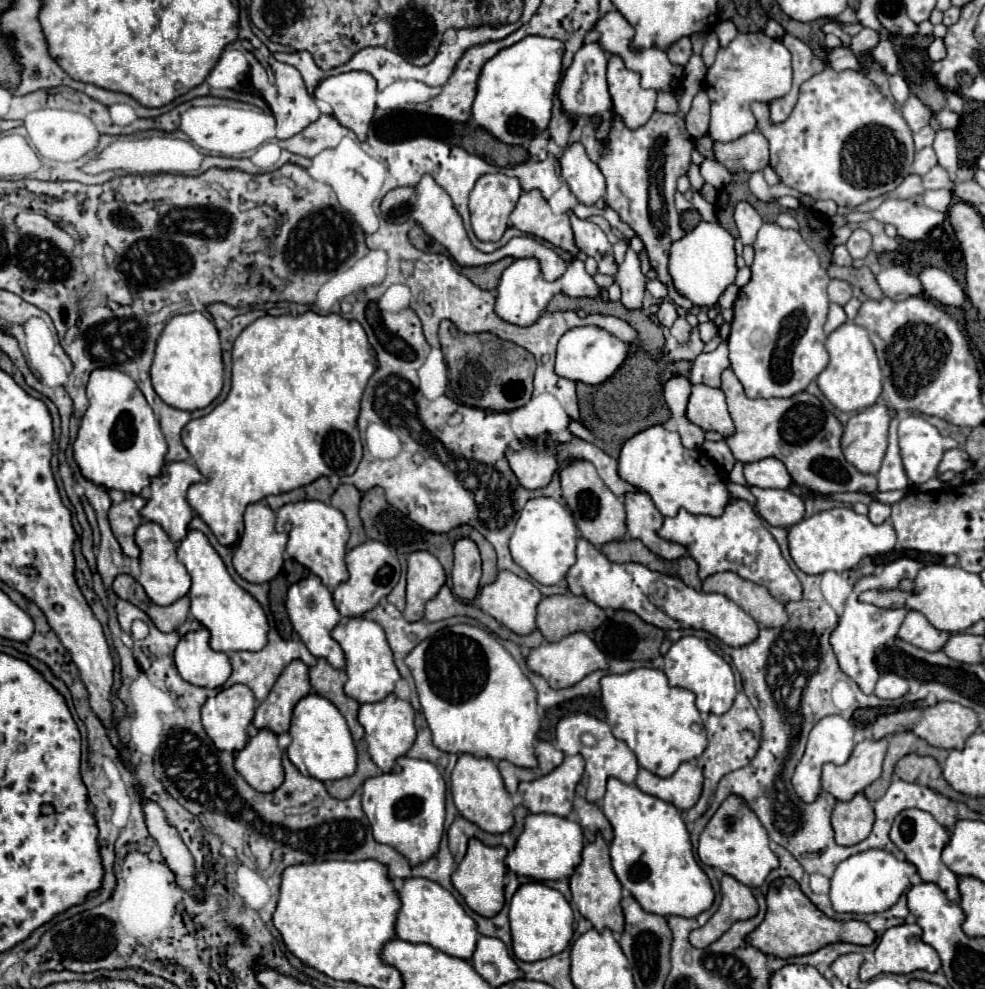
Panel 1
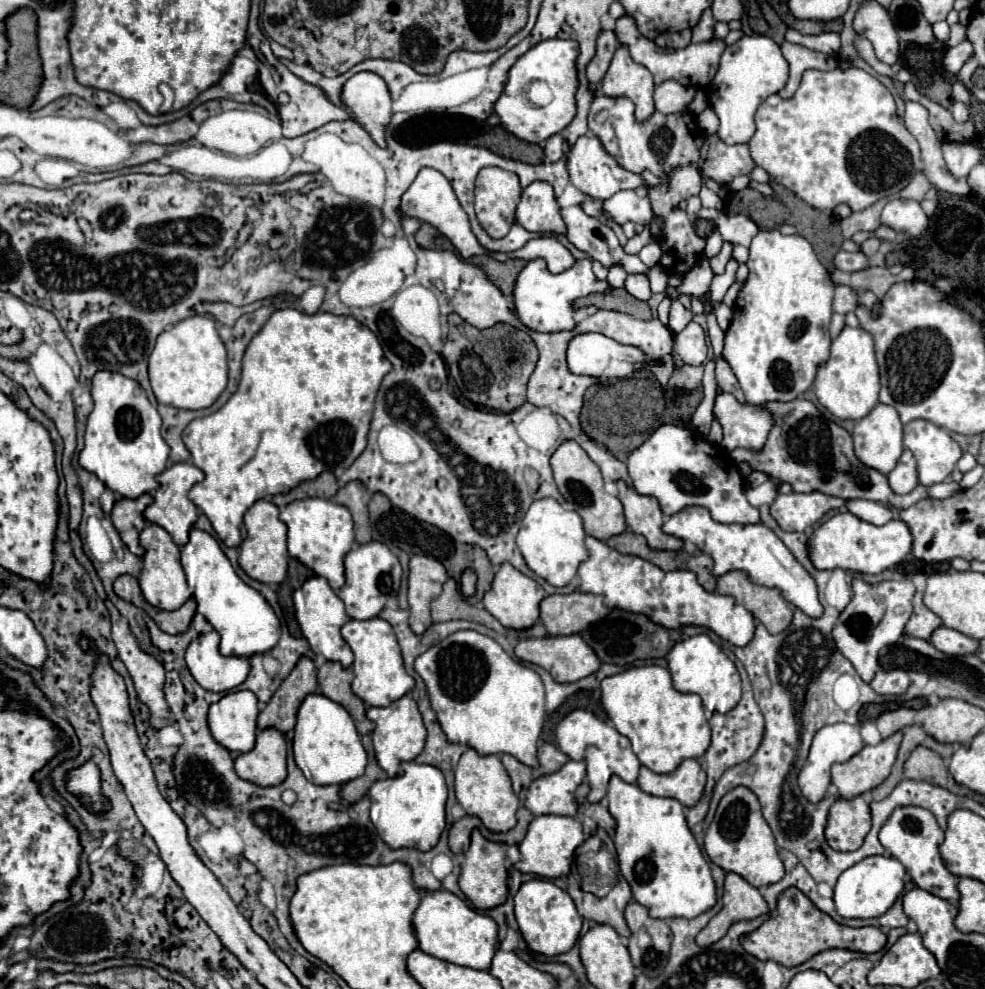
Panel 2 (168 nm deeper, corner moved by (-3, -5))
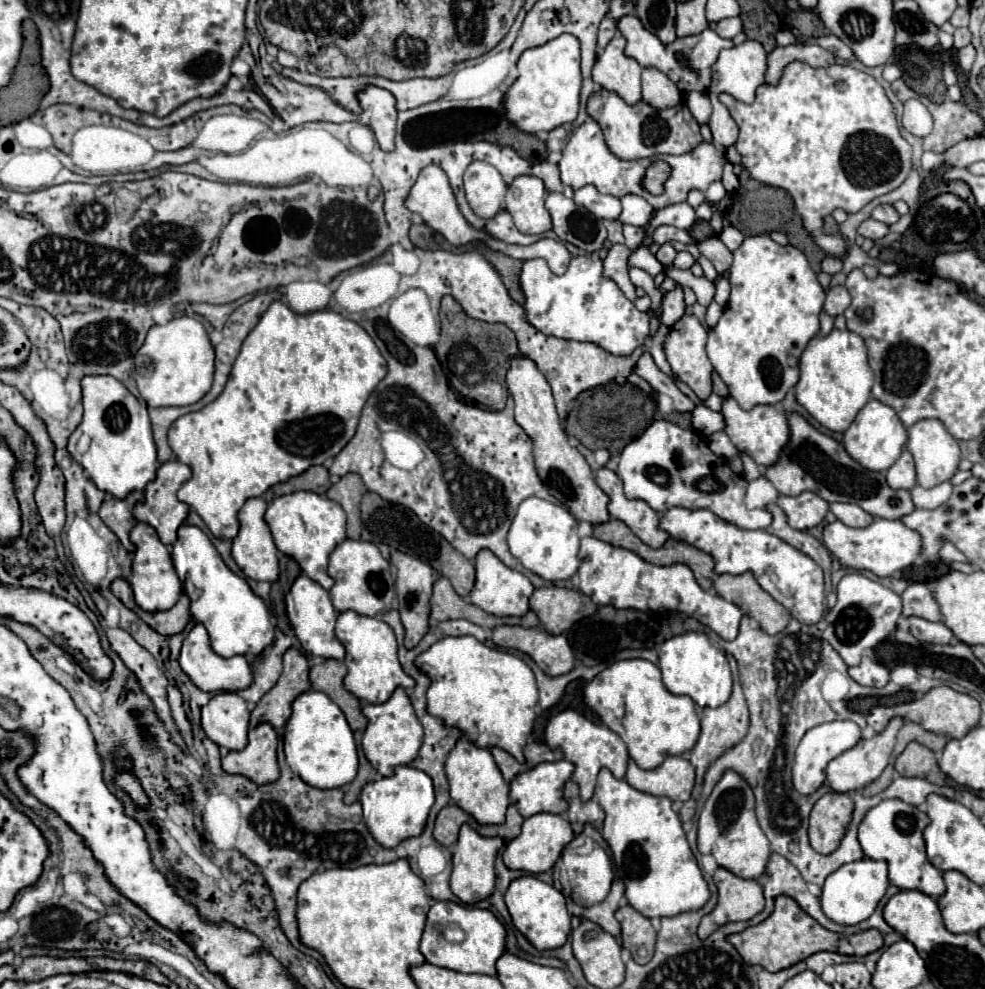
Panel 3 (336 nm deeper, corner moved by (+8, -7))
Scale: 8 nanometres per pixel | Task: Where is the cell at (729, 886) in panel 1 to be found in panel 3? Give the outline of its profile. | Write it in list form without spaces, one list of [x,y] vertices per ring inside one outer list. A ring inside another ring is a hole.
[[[719,867],[713,877],[719,889],[719,901],[717,907],[701,919],[701,939],[707,939],[713,931],[717,931],[717,927],[729,921],[749,921],[765,907],[763,887],[755,879],[737,877],[723,867]]]

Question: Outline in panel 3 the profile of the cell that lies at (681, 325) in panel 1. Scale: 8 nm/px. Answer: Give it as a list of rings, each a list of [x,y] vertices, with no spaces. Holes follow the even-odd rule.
[[[683,315],[673,327],[671,327],[671,333],[669,333],[669,339],[667,339],[667,361],[673,369],[673,373],[683,381],[687,383],[701,399],[707,399],[713,391],[711,387],[711,373],[713,373],[713,365],[709,363],[707,355],[705,355],[705,343],[707,343],[707,329],[699,323],[699,319],[695,315]]]

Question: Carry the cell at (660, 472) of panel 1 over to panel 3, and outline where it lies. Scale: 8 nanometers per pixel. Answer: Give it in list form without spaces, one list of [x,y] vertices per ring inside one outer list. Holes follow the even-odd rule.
[[[653,421],[641,437],[631,441],[621,451],[617,475],[623,481],[627,499],[641,499],[655,511],[669,507],[709,509],[741,529],[767,529],[773,521],[773,515],[767,509],[745,507],[747,479],[733,473],[725,459],[713,455],[703,435],[681,429],[671,421]]]

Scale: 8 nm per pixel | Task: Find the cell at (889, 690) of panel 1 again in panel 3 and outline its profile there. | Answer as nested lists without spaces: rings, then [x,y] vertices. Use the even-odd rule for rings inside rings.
[[[863,657],[857,667],[849,667],[849,675],[865,687],[883,687],[889,681],[889,671],[877,661]]]

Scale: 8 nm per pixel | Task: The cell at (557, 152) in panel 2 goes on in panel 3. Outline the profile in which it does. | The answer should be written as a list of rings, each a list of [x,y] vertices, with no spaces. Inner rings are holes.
[[[565,127],[553,129],[549,133],[549,137],[547,137],[547,149],[549,151],[561,151],[563,145],[565,145],[565,141],[567,141],[567,137],[569,137],[569,131]]]

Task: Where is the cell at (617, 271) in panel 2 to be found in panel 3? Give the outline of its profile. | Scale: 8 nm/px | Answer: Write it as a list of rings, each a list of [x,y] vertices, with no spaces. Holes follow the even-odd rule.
[[[613,245],[611,251],[607,253],[607,257],[603,259],[603,265],[605,265],[605,277],[611,277],[619,287],[621,291],[631,299],[635,301],[635,287],[629,279],[629,273],[627,273],[627,259],[629,259],[631,251],[625,247],[625,245]]]

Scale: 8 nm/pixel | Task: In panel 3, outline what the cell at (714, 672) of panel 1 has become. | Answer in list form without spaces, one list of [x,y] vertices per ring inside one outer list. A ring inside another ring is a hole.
[[[689,631],[675,635],[656,646],[658,666],[665,687],[675,695],[689,695],[699,707],[719,707],[731,695],[731,669],[723,651],[719,651],[705,633]]]

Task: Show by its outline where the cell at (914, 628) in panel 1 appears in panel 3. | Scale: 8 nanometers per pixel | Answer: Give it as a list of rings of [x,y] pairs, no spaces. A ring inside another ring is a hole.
[[[927,582],[911,583],[901,595],[903,615],[917,615],[927,621],[941,621],[941,611],[937,607],[937,601],[933,599],[932,588],[932,584]]]

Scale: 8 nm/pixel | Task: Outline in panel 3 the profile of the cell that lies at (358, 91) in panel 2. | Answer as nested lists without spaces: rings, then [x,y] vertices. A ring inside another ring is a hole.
[[[367,87],[359,93],[363,111],[371,117],[369,127],[373,129],[383,151],[393,151],[395,147],[395,125],[397,125],[397,107],[389,91],[379,87]]]

